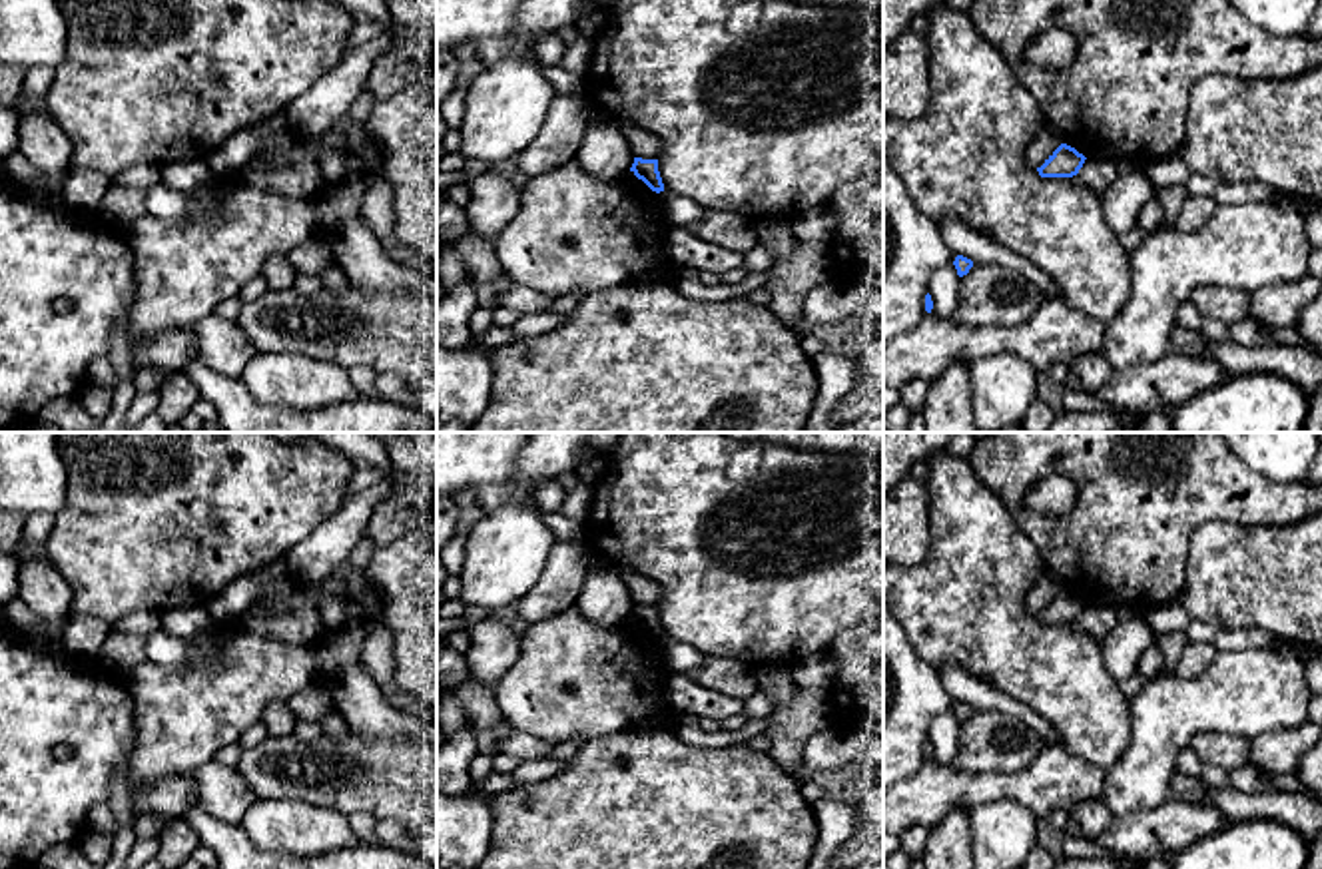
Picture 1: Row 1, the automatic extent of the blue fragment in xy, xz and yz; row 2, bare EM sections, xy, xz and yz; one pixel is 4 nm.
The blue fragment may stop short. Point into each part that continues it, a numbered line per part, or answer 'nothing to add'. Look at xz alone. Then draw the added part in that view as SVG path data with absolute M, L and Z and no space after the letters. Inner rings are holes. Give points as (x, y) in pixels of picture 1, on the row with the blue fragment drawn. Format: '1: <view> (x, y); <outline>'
nothing to add

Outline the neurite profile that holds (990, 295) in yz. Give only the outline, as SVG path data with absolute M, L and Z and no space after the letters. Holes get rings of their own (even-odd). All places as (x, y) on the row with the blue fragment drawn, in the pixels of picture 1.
M973 263L959 277L959 305L953 323L965 327L1017 327L1041 305L1043 293L1021 275L993 263Z

